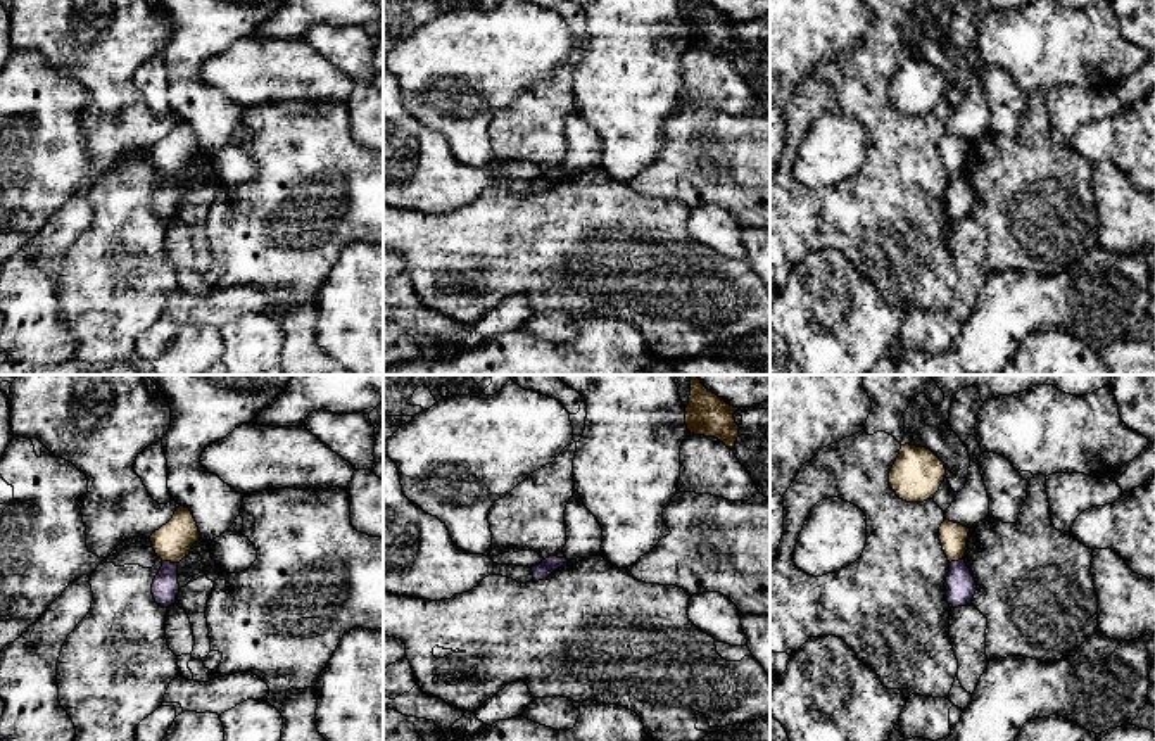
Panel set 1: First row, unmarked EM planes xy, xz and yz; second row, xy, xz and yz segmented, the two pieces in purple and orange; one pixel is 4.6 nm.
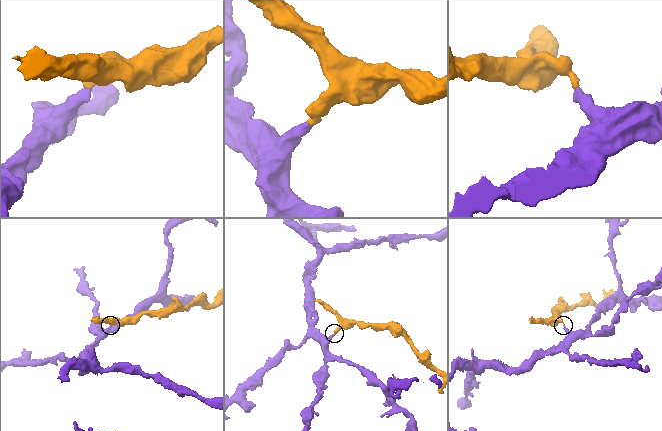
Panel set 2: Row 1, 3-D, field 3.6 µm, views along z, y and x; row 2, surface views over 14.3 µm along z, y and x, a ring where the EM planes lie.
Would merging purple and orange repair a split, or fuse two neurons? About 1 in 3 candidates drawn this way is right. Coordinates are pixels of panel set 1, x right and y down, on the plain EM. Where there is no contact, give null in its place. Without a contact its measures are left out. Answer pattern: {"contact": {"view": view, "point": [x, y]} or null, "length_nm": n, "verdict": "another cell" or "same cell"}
{"contact": {"view": "xy", "point": [170, 175]}, "length_nm": 70, "verdict": "another cell"}

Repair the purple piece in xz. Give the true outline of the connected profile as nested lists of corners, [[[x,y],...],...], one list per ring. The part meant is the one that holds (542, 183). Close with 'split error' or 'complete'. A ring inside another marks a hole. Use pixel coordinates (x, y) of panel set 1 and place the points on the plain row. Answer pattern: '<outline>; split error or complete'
[[[549,169],[542,173],[539,178],[532,180],[533,193],[539,195],[547,192],[554,183],[561,181],[566,174],[566,171],[558,169]]]; complete

